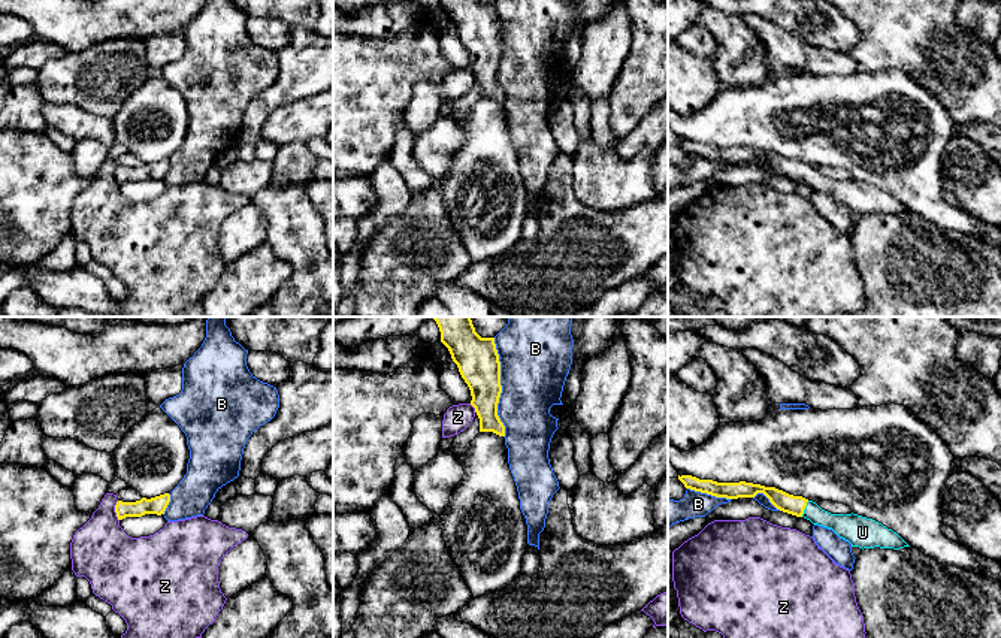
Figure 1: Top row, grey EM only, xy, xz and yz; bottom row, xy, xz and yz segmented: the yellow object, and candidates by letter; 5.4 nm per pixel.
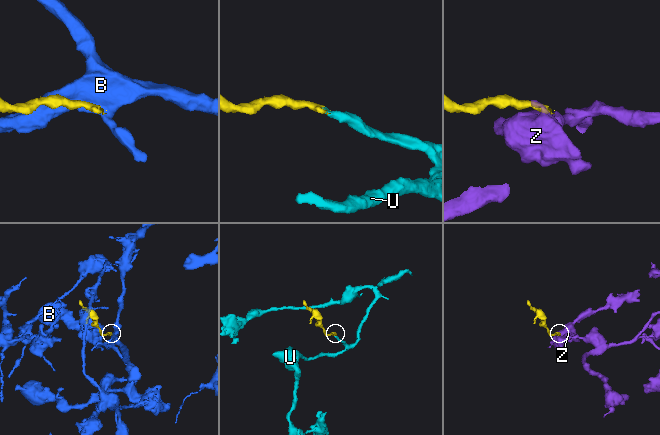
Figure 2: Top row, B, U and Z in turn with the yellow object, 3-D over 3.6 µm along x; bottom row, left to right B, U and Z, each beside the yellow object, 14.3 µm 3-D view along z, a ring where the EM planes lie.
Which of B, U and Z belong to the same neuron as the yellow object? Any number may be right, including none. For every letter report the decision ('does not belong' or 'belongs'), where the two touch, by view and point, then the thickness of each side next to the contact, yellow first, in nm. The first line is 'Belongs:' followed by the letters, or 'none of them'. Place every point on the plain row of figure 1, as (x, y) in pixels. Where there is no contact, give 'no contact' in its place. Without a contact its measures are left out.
Belongs: U
B: does not belong; contact xz (501, 53); calibres 220 and 360 nm
U: belongs; contact yz (804, 174); calibres 110 and 130 nm
Z: does not belong; contact xy (115, 177); calibres 100 and 320 nm

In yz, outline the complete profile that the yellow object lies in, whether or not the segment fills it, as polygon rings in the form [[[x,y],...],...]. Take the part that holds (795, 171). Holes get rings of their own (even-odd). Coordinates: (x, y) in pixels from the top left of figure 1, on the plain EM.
[[[678,140],[686,154],[707,158],[716,163],[738,164],[754,163],[763,158],[769,167],[780,176],[804,182],[813,190],[832,194],[840,203],[849,206],[852,212],[859,214],[893,214],[910,212],[896,197],[881,188],[858,179],[831,179],[822,175],[816,167],[802,161],[793,161],[775,152],[765,152],[753,148],[717,148],[713,145],[699,145],[692,140]]]

